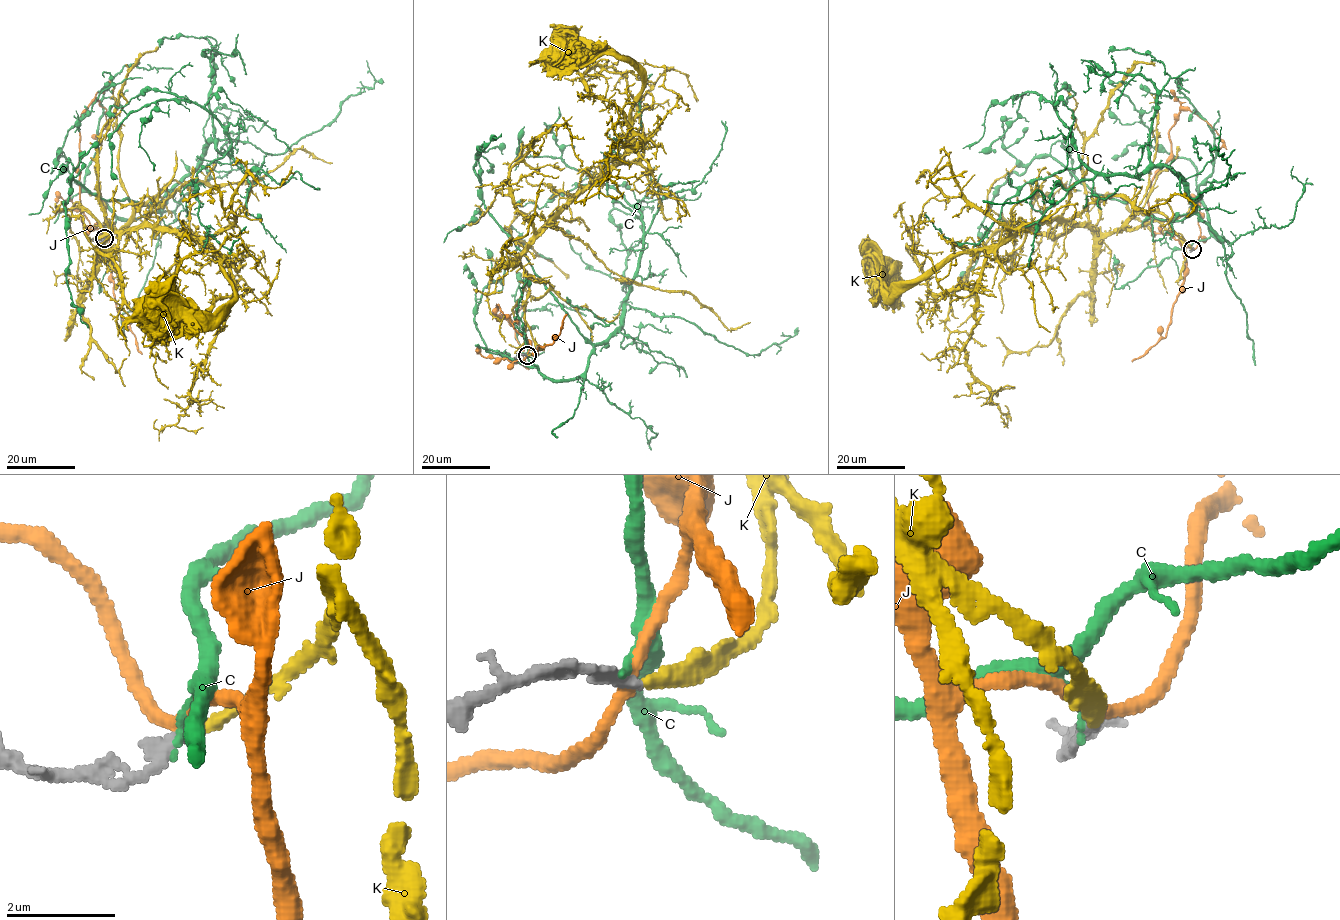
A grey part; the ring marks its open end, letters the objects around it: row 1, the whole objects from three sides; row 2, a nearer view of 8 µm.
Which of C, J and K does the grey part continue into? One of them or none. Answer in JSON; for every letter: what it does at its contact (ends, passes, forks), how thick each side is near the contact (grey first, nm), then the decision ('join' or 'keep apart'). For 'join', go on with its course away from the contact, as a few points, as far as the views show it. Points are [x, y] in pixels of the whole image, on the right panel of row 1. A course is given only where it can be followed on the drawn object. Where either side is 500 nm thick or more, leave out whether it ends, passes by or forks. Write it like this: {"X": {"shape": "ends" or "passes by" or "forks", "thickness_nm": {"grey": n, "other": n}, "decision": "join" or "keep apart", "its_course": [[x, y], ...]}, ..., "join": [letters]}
{"C": {"shape": "ends", "thickness_nm": {"grey": 240, "other": 100}, "decision": "keep apart"}, "J": {"shape": "passes by", "thickness_nm": {"grey": 240, "other": 240}, "decision": "keep apart"}, "K": {"shape": "ends", "thickness_nm": {"grey": 220, "other": 220}, "decision": "join", "its_course": [[1192, 249], [1157, 221], [1102, 232], [1056, 218], [950, 254], [898, 292], [885, 291], [888, 285]]}, "join": ["K"]}

